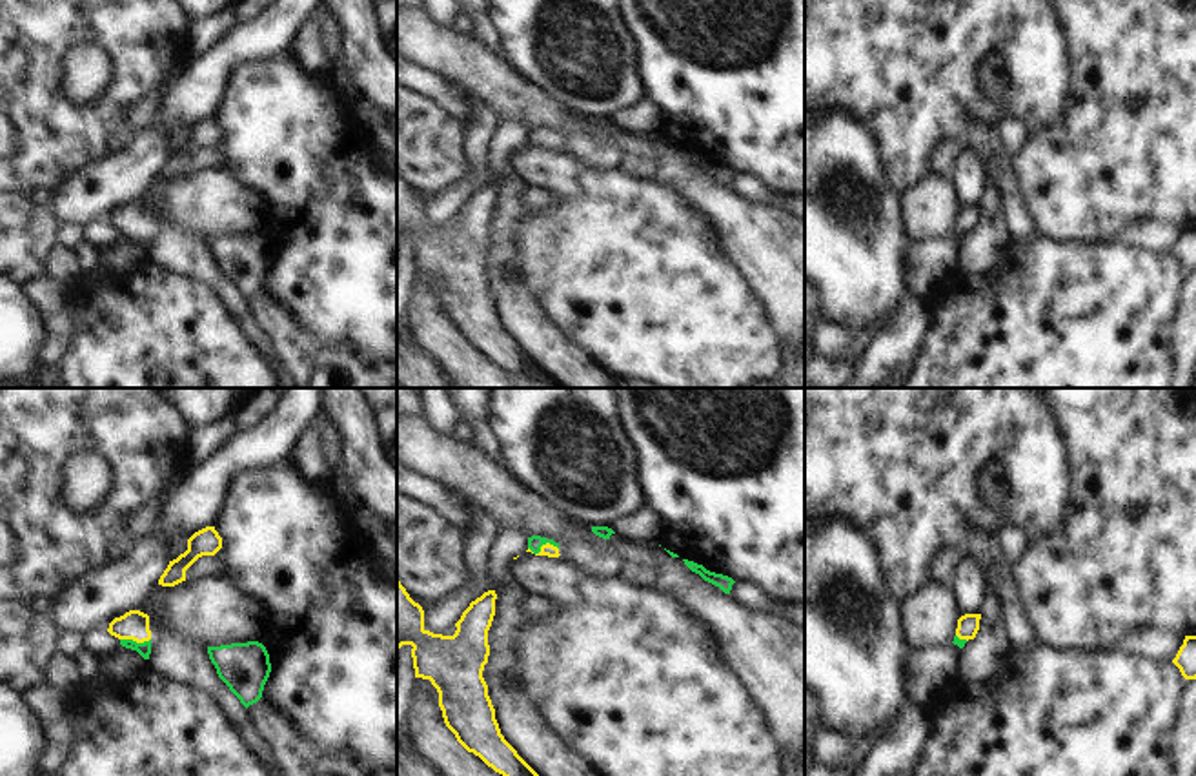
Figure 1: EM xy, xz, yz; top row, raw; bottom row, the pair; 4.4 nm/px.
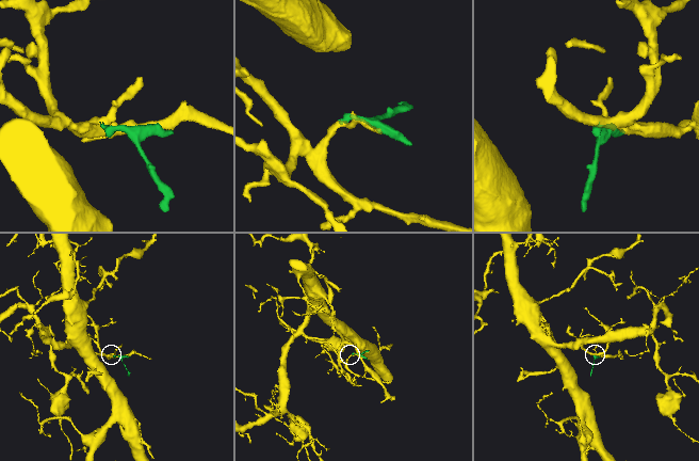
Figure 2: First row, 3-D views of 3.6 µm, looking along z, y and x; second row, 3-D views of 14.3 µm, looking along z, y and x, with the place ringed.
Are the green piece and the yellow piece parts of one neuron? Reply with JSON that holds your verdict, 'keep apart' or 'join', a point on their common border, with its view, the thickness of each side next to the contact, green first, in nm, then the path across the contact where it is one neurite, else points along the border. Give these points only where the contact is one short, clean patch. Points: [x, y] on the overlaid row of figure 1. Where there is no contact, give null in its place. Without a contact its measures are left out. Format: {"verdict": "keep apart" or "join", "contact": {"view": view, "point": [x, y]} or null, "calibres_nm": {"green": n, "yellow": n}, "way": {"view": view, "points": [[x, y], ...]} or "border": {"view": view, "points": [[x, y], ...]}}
{"verdict": "join", "contact": {"view": "xz", "point": [543, 543]}, "calibres_nm": {"green": 60, "yellow": 60}, "way": {"view": "xz", "points": [[536, 541], [543, 543], [550, 551]]}}

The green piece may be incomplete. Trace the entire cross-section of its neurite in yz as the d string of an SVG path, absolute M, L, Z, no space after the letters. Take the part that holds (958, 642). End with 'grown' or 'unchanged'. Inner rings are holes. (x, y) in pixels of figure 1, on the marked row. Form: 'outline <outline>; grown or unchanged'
outline M981 614L961 616L958 619L958 628L952 643L963 648L968 639L974 639L979 630L979 619L981 619Z; grown

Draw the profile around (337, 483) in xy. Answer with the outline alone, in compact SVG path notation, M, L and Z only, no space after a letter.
M340 465L331 470L331 475L329 475L326 486L331 490L335 501L337 501L344 510L355 510L355 508L359 506L359 505L357 505L357 497L355 497L355 494L350 490L350 485L348 485L348 481L346 481L346 477L344 477L344 472L342 472Z

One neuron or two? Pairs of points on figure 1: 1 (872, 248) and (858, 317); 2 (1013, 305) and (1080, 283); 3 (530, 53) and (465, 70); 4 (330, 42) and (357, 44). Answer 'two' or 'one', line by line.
1: one
2: one
3: two
4: two

